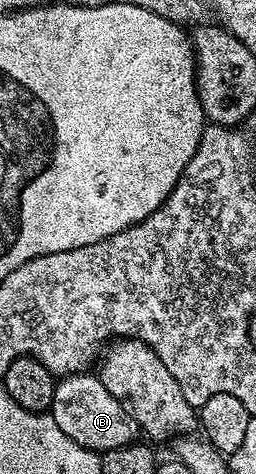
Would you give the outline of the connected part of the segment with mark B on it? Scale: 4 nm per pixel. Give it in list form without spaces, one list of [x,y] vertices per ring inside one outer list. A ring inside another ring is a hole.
[[[78,373],[58,378],[53,385],[51,414],[55,425],[79,445],[98,453],[119,449],[138,438],[139,428],[133,414],[124,407],[103,385],[100,377],[93,373]]]

